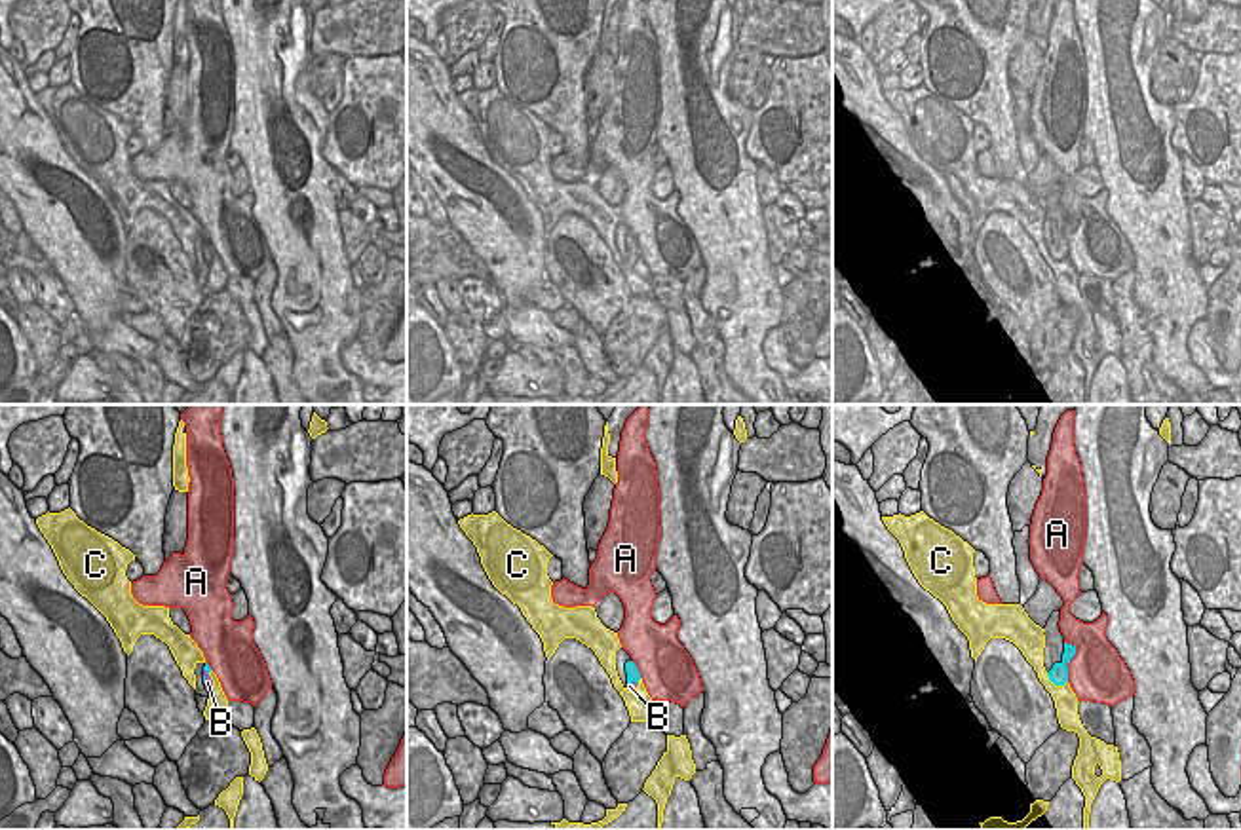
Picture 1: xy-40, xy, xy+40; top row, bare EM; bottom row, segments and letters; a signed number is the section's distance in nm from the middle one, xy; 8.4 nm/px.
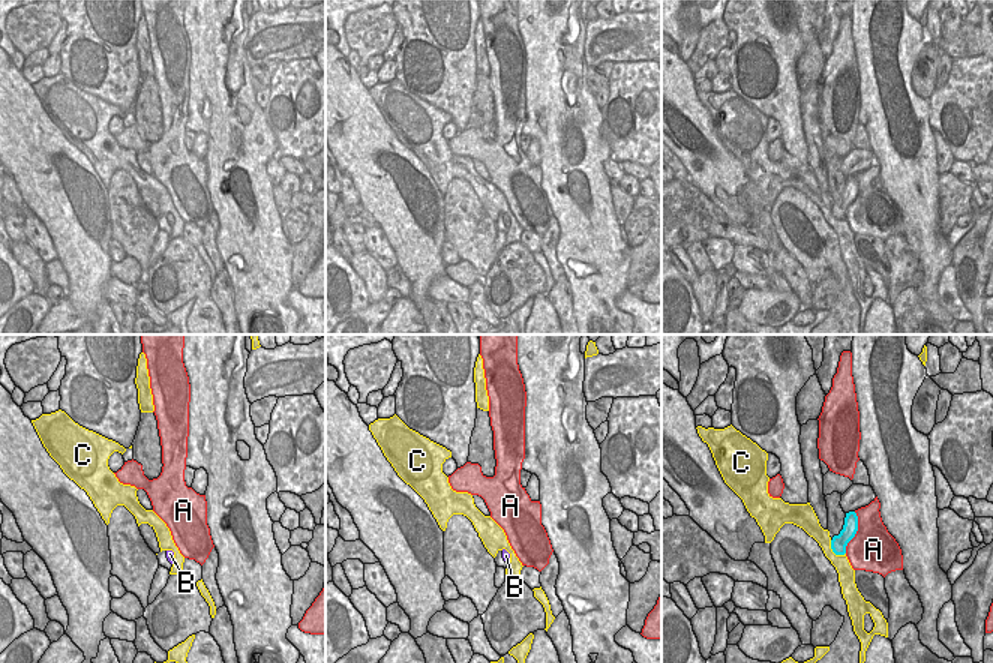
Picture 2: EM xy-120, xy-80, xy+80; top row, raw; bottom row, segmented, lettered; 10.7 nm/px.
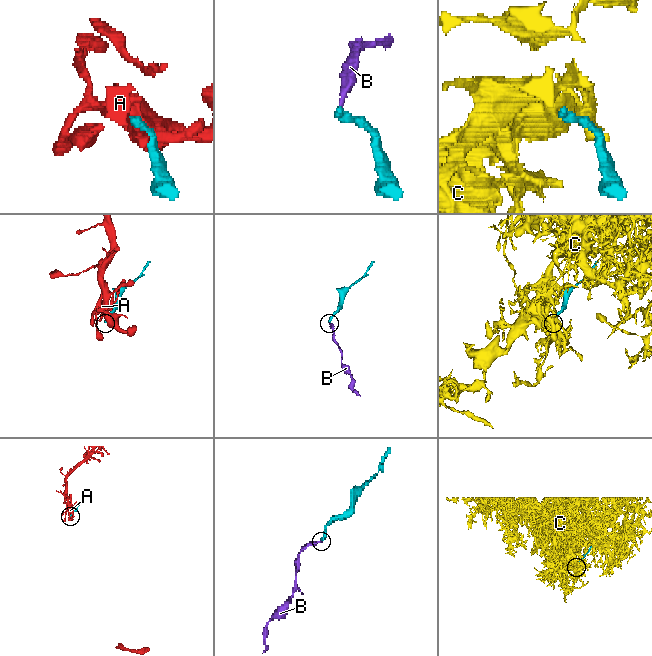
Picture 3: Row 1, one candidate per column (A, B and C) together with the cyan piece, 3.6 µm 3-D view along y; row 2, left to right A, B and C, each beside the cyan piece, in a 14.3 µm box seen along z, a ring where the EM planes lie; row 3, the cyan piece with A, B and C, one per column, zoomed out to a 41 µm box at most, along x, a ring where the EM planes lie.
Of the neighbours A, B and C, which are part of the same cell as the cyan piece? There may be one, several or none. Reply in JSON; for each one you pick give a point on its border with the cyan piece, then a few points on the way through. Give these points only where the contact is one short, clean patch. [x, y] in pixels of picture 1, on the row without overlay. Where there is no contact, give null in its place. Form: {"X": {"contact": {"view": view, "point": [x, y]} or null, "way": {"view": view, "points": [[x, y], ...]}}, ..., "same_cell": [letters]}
{"same_cell": []}

